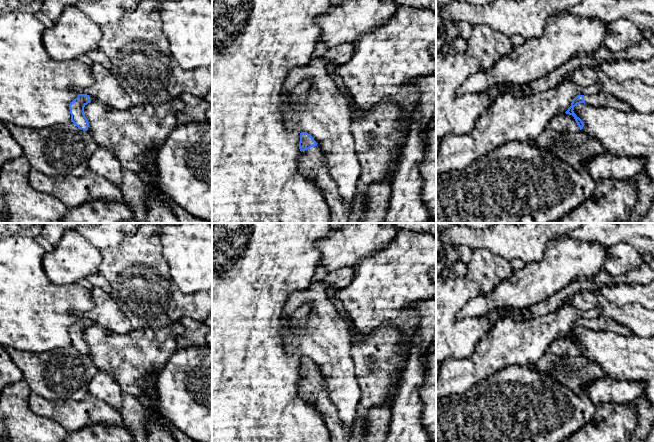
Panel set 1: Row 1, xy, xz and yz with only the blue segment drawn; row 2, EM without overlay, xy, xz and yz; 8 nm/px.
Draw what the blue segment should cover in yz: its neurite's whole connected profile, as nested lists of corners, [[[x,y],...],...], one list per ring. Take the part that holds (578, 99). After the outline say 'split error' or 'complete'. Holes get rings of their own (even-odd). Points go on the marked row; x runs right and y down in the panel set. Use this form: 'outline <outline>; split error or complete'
outline [[[600,92],[595,95],[578,95],[571,103],[571,106],[565,113],[558,114],[546,126],[552,131],[578,132],[584,127],[583,121],[574,113],[574,107],[577,104],[584,103],[592,106],[604,106],[618,109],[625,112],[633,111],[632,107],[621,99]]]; split error

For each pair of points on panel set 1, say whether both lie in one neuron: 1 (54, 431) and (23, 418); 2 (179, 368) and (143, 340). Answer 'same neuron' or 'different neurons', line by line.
1: same neuron
2: different neurons

